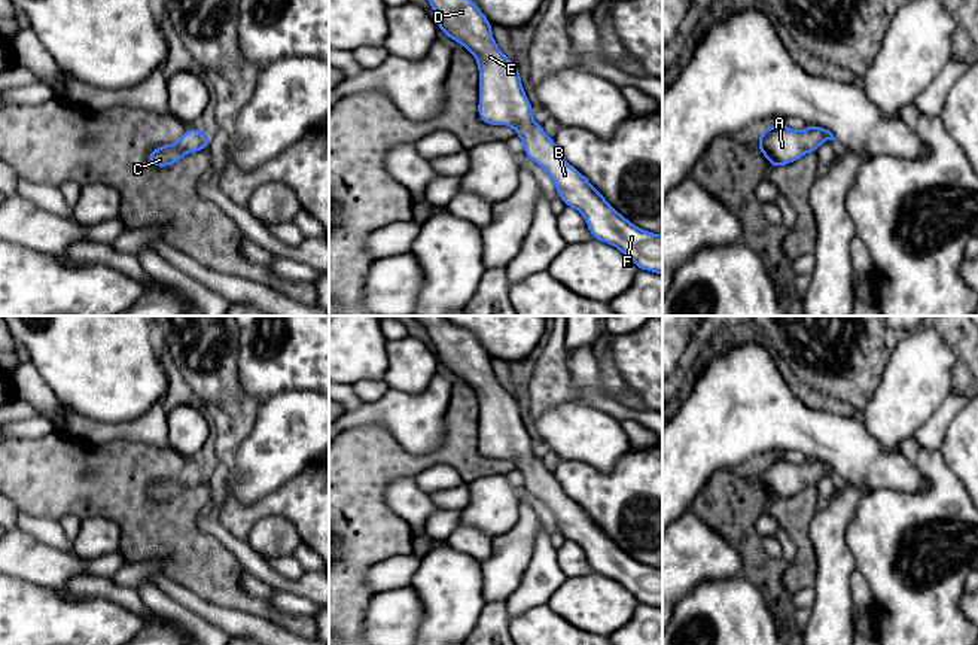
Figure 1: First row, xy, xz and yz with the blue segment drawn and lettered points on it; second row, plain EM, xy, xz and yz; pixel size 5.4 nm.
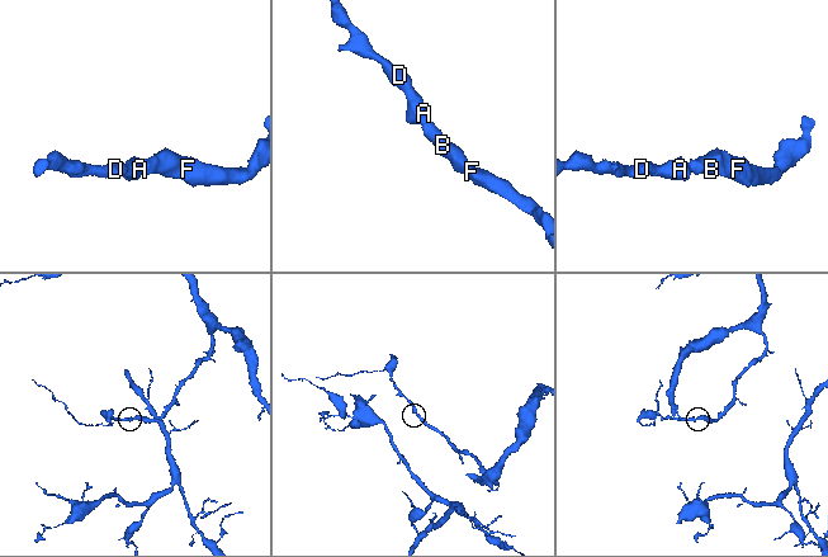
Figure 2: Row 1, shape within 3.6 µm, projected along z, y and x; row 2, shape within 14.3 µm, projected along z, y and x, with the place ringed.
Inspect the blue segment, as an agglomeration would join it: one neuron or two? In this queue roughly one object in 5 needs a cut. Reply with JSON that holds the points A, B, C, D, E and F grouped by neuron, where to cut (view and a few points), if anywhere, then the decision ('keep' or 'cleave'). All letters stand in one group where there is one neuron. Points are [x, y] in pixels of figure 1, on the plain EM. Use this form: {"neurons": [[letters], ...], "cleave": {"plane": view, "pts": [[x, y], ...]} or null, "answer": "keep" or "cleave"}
{"neurons": [["A", "B", "C", "D", "E", "F"]], "cleave": null, "answer": "keep"}

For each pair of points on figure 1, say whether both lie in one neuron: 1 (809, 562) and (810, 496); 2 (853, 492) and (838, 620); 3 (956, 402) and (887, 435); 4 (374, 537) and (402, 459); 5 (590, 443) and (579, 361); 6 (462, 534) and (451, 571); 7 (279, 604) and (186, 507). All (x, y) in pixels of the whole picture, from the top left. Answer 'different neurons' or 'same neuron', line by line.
1: same neuron
2: same neuron
3: different neurons
4: same neuron
5: different neurons
6: different neurons
7: different neurons

